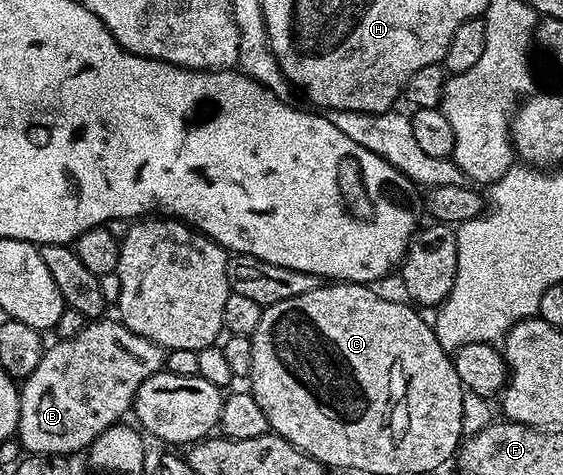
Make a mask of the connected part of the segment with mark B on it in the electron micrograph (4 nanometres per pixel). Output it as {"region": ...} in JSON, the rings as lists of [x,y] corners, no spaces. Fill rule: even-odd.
{"region":[[[101,318],[85,323],[84,328],[74,334],[74,338],[57,339],[53,348],[52,345],[45,347],[42,362],[38,362],[34,374],[27,376],[19,385],[20,413],[16,436],[25,448],[25,453],[33,456],[66,457],[71,457],[72,452],[83,453],[103,431],[121,423],[127,412],[129,415],[138,394],[138,386],[142,386],[146,378],[164,368],[165,349],[134,334],[123,322],[117,323],[115,319],[108,319]]]}

